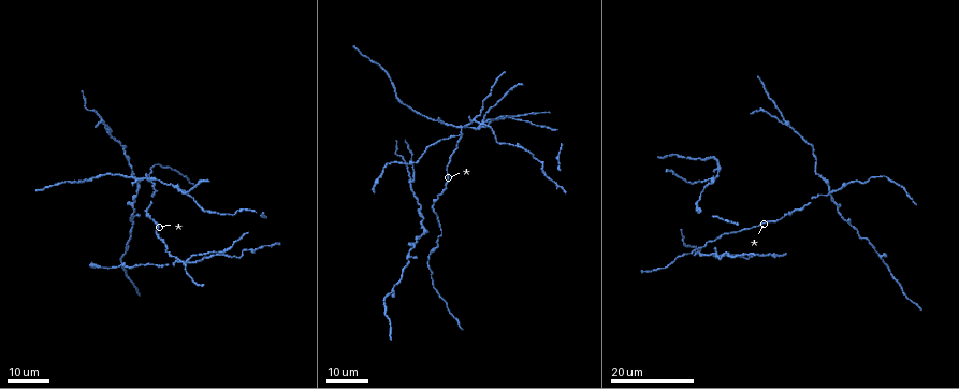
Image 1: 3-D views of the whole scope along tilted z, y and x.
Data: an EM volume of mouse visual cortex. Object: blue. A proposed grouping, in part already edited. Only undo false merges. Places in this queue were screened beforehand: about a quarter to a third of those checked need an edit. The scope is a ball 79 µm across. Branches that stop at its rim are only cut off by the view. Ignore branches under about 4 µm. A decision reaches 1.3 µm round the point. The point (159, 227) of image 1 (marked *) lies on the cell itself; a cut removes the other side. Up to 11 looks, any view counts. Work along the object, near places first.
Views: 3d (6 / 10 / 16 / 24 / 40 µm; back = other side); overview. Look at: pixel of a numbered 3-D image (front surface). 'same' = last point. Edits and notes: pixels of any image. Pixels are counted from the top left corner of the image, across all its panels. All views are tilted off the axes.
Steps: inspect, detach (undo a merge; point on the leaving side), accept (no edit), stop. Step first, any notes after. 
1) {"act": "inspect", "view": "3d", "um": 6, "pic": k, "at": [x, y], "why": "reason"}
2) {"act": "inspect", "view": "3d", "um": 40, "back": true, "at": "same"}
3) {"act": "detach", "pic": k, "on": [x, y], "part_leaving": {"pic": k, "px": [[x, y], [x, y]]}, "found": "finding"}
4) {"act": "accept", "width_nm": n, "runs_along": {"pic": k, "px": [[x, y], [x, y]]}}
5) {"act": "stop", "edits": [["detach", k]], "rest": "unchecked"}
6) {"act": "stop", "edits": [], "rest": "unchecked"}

{"act": "inspect", "view": "3d", "um": 16, "pic": 1, "at": [713, 180], "why": "three-way junction"}

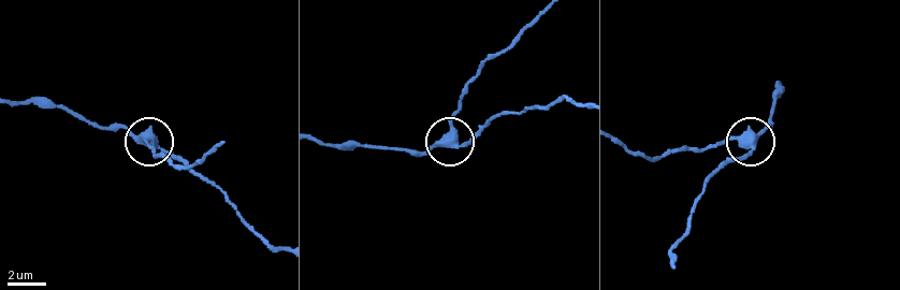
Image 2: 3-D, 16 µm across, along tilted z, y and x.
{"act": "inspect", "view": "3d", "um": 6, "pic": 2, "at": [149, 141]}

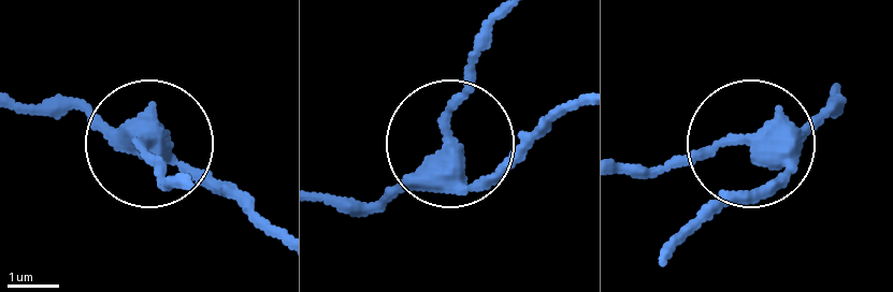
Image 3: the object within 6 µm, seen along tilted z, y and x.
{"act": "detach", "pic": 3, "on": [226, 194], "arms": 3, "part_leaving": {"pic": 3, "px": [[175, 160], [228, 183], [271, 233]]}, "found": "a second cell is stuck on"}

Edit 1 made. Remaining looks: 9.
{"act": "inspect", "view": "overview"}

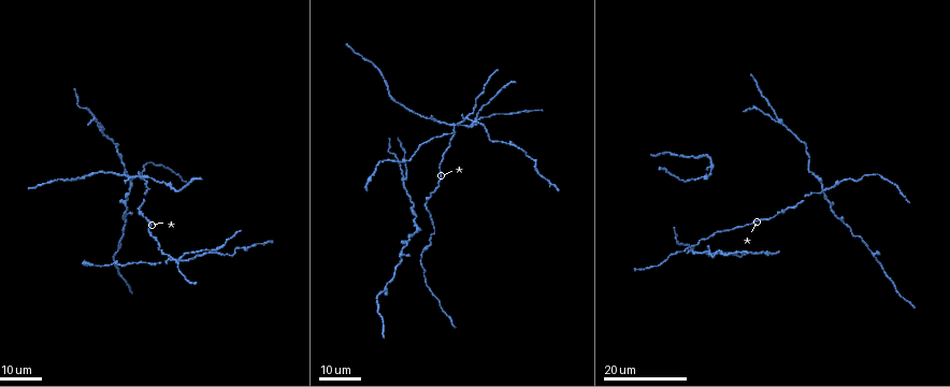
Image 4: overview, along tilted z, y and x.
{"act": "inspect", "view": "3d", "um": 24, "pic": 4, "at": [474, 121], "why": "four-way junction"}

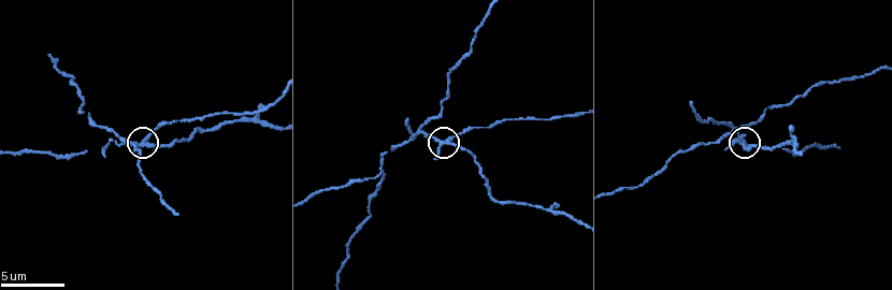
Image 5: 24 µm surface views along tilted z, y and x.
{"act": "inspect", "view": "3d", "um": 6, "pic": 5, "at": [146, 142]}

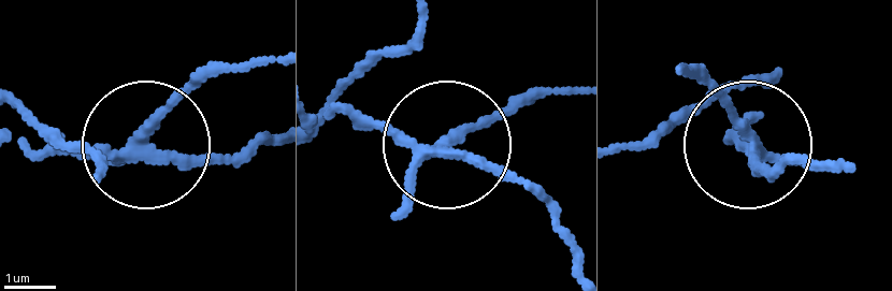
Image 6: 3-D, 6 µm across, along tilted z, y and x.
{"act": "detach", "pic": 6, "on": [365, 122], "arms": 4, "part_leaving": {"pic": 6, "px": [[434, 155], [468, 156], [518, 182], [563, 232], [575, 271]]}, "found": "two cells meet here"}

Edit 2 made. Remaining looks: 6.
{"act": "inspect", "view": "3d", "um": 24, "pic": 4, "at": [128, 178], "why": "two arms in line, one across"}

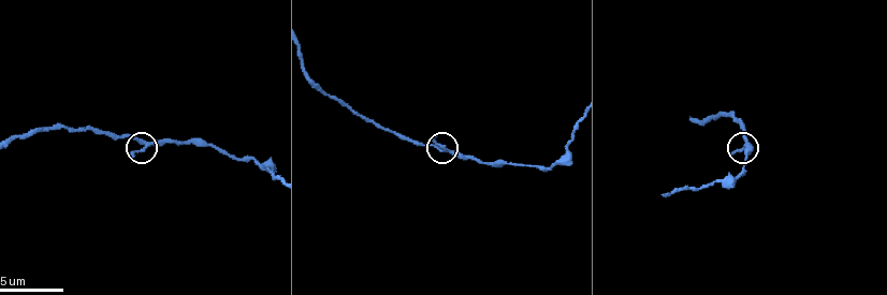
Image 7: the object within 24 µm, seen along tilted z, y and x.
{"act": "inspect", "view": "3d", "um": 6, "pic": 7, "at": [145, 144]}

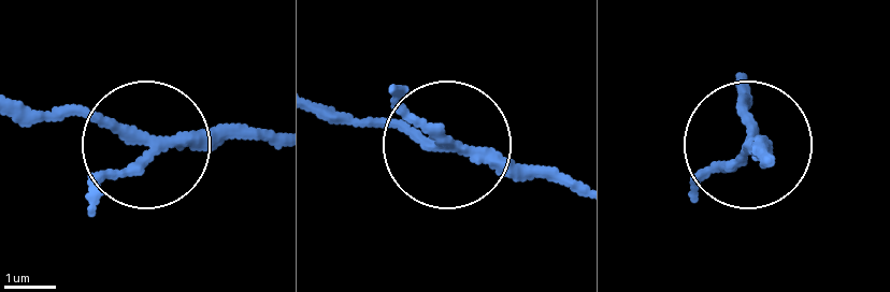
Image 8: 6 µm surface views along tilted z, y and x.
{"act": "accept", "arms": 3, "found": "all the same cell"}

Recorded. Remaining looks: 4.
{"act": "inspect", "view": "3d", "um": 16, "pic": 4, "at": [111, 265], "why": "sudden change in width"}

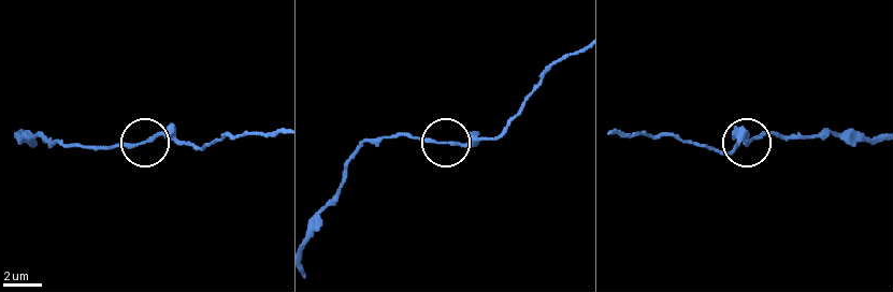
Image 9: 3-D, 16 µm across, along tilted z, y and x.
{"act": "inspect", "view": "3d", "um": 10, "pic": 9, "at": [155, 137]}

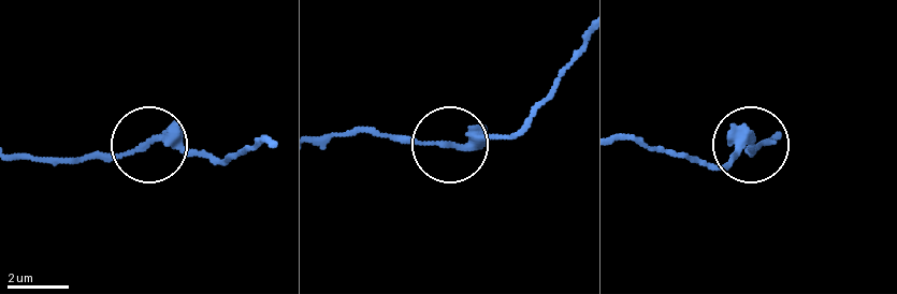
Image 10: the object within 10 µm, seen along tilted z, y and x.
{"act": "accept", "found": "continuous, no second cell"}

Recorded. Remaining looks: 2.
{"act": "stop", "edits": [["detach", 3], ["detach", 6]], "rest": "unchecked"}

